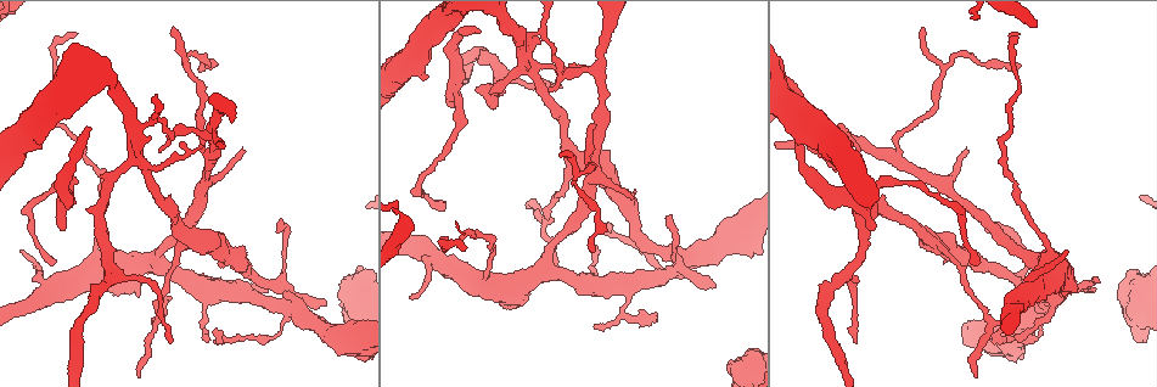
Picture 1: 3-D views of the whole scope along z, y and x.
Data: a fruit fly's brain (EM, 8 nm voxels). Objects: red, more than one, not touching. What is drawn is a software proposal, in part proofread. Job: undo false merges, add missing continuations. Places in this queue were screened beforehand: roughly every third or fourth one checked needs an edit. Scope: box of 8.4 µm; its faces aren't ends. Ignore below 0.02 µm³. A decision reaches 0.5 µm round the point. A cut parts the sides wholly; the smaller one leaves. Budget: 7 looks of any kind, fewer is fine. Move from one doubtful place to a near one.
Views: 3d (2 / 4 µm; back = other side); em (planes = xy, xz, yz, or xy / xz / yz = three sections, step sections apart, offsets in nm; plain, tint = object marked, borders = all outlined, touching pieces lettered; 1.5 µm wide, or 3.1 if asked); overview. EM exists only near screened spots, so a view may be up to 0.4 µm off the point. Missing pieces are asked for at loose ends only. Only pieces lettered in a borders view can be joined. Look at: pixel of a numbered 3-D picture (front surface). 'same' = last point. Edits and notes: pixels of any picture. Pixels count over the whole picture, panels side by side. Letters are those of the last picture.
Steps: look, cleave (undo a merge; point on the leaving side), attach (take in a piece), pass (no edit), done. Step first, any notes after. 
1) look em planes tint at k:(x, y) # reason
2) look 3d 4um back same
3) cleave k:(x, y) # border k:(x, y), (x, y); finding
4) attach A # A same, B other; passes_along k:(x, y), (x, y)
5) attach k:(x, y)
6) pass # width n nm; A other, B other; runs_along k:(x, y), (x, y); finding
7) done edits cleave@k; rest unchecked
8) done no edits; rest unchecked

look em planes borders at 1:(200, 65) # free end

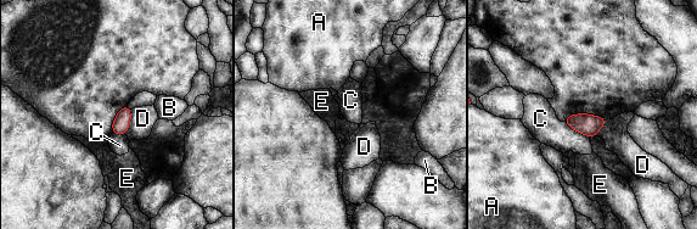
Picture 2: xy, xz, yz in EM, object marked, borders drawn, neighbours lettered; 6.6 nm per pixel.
pass # A other, B other, C other, D other, E other; border 2:(131, 110), (130, 124), (124, 134); none of them fits

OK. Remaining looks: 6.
look 3d 2um at 1:(1095, 281) # an open end

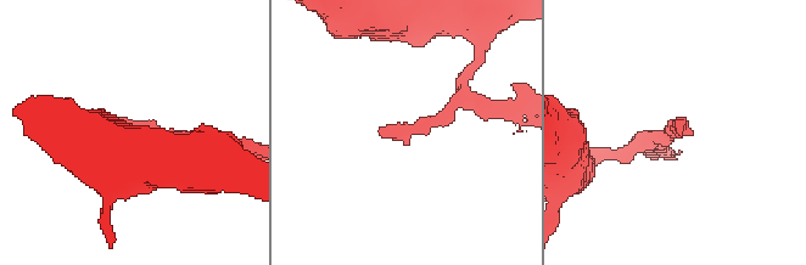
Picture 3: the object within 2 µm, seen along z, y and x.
look em planes plain at 3:(678, 132) # now the EM

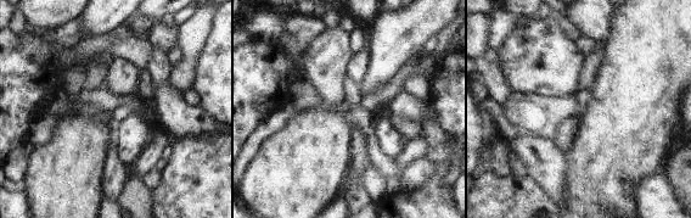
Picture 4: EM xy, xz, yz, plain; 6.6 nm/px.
look em planes borders same

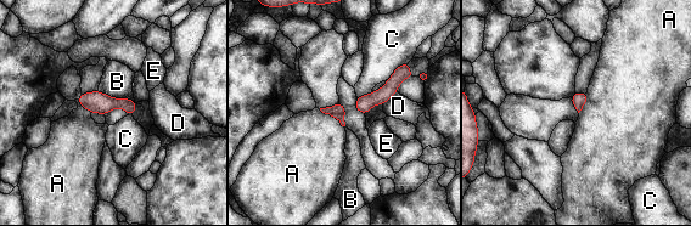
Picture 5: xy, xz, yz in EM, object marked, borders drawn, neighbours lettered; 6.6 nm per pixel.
pass # width 90 nm; A other, B other, C other, D other, E other; border 5:(319, 109), (331, 114), (343, 126); none of them fits

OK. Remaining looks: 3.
look em yz step 4 borders at 1:(977, 264) # end of a long branch

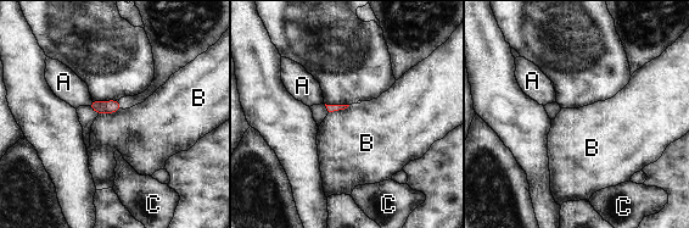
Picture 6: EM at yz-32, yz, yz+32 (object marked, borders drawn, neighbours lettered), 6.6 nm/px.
look em planes borders same # cut it another way

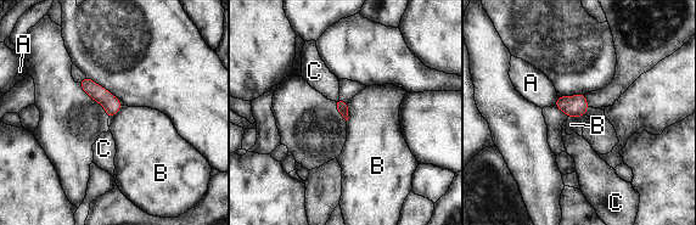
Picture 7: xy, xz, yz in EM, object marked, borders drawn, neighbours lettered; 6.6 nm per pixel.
pass # width 80 nm; A other, B other, C other; border 7:(349, 102), (347, 121); no lettered piece goes on from it

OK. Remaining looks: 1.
done no edits; rest unchecked

